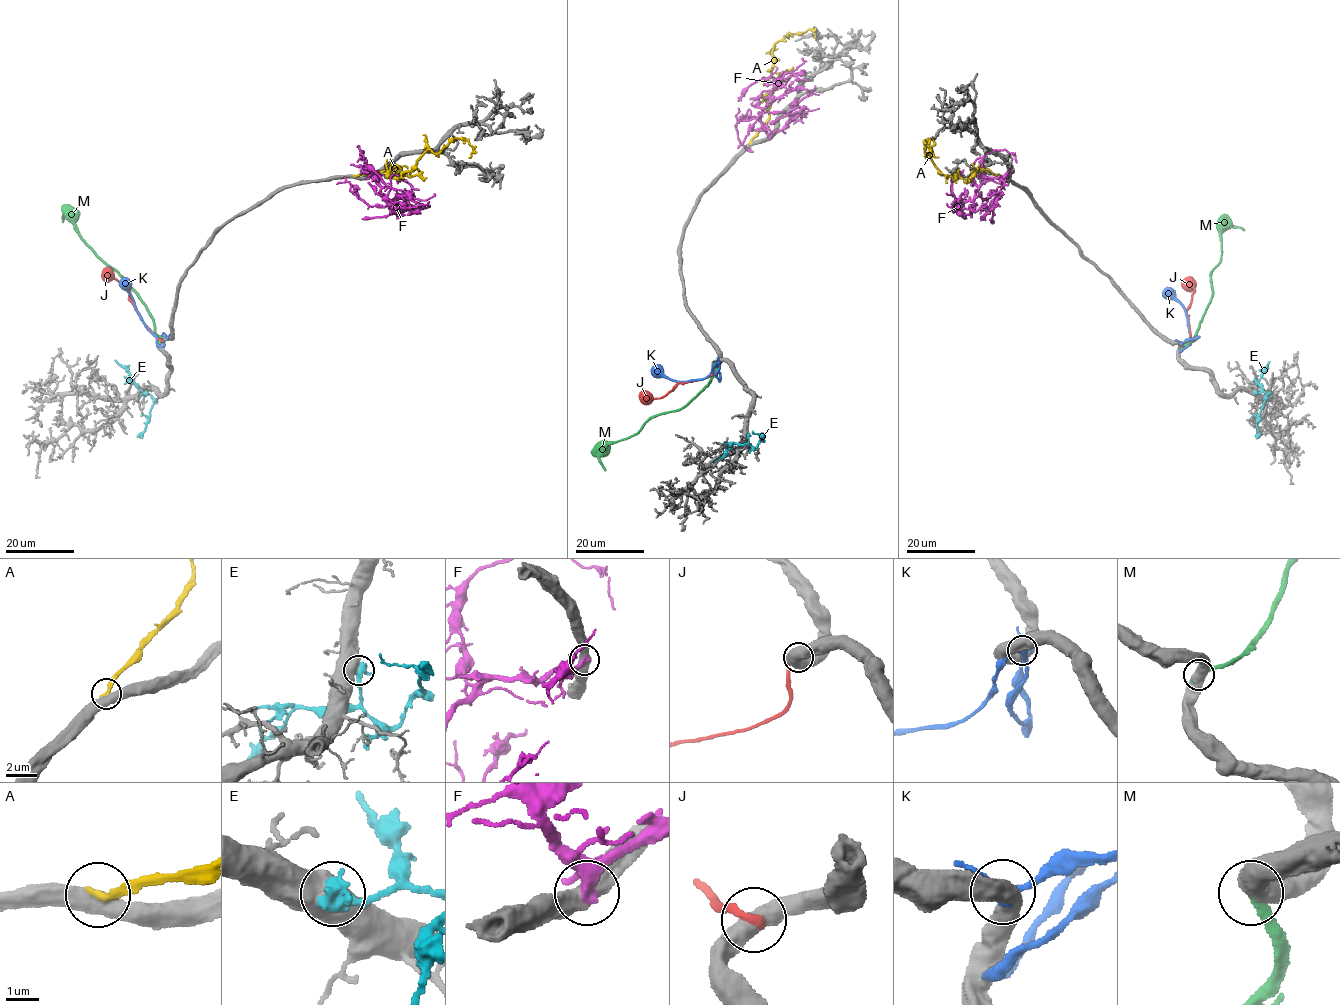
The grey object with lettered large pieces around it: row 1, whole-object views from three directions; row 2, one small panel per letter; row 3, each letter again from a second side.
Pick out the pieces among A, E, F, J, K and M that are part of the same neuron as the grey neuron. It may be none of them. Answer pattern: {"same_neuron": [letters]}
{"same_neuron": ["M"]}

